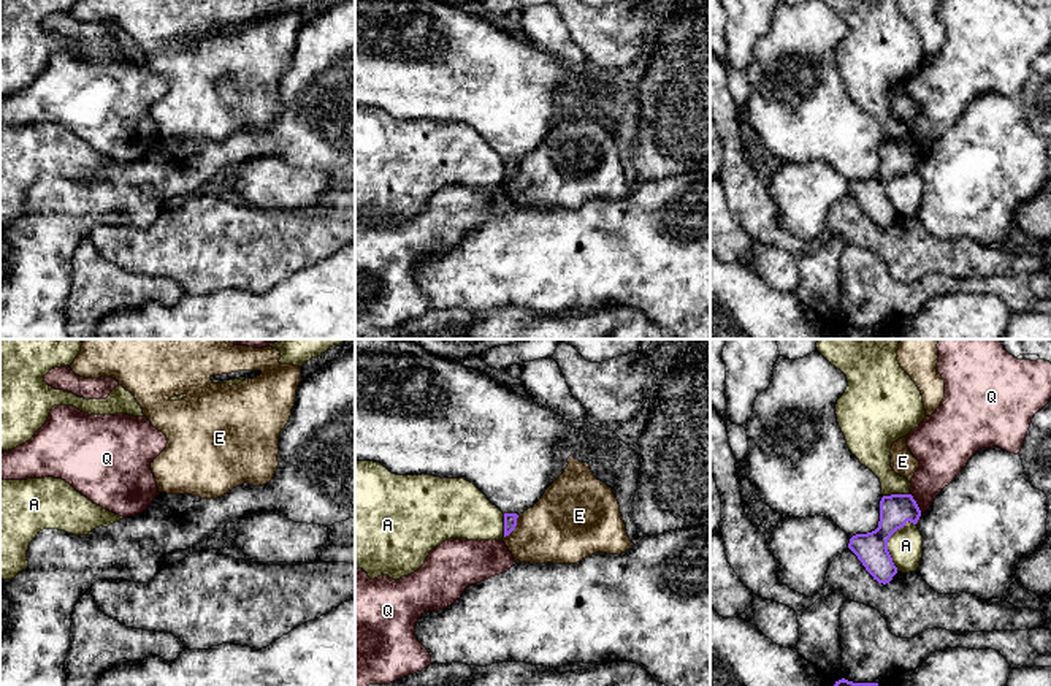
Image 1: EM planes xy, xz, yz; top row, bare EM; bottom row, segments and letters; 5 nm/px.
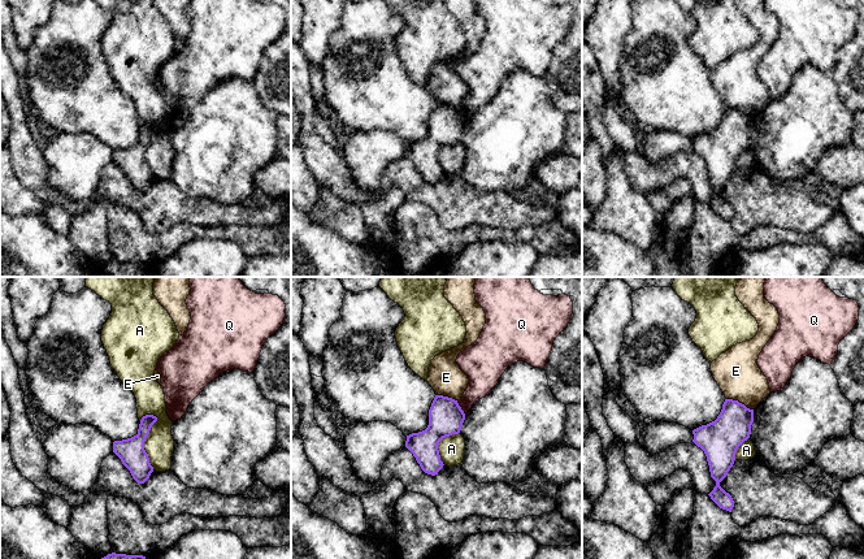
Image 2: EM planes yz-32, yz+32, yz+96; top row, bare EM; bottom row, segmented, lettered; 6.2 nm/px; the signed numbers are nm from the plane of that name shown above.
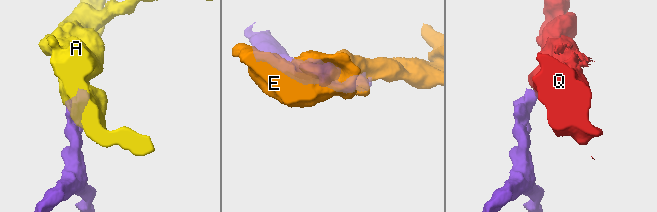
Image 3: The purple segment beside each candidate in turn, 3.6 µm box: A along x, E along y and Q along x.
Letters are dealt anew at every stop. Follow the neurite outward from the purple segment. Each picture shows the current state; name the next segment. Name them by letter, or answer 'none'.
none

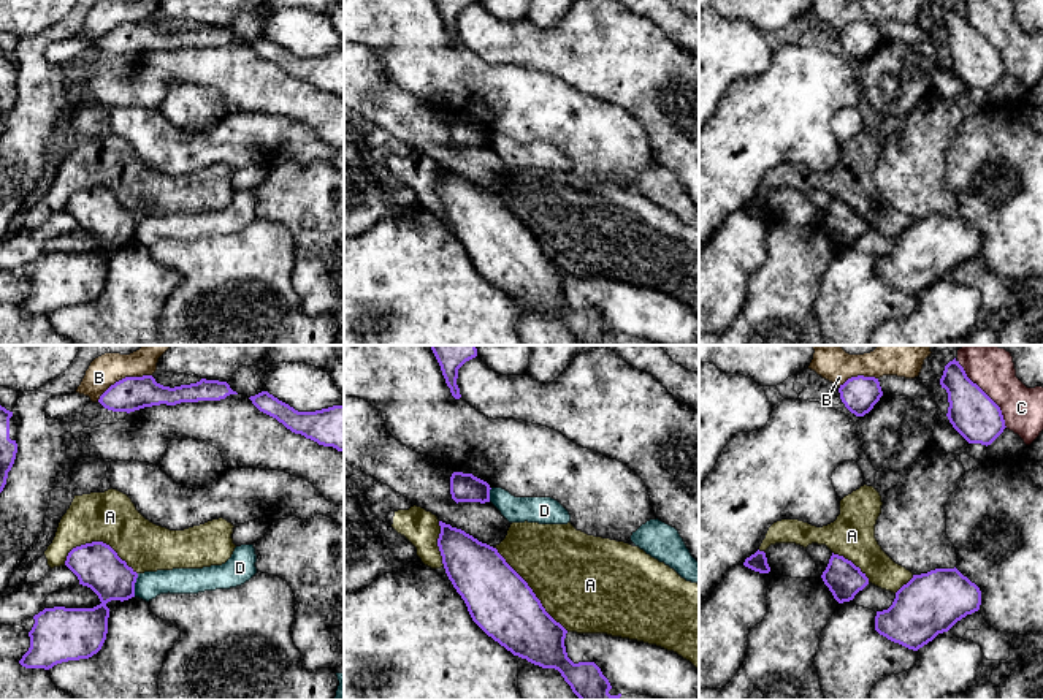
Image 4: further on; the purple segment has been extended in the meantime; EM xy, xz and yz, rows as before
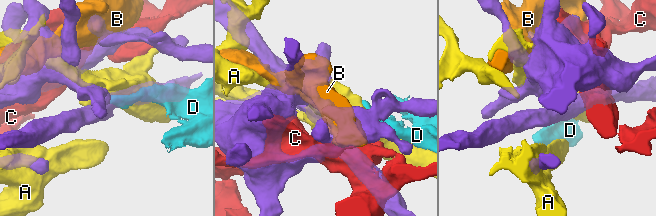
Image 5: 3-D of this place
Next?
none

